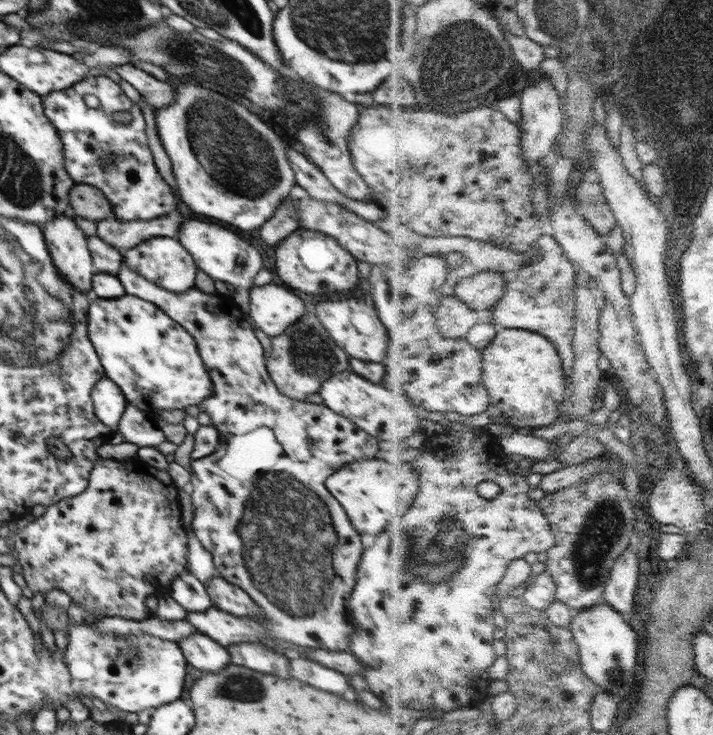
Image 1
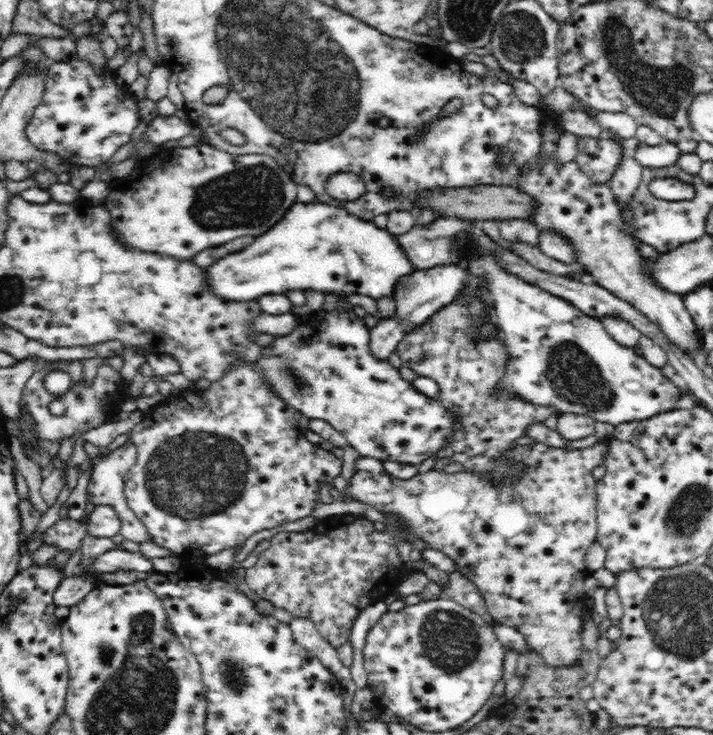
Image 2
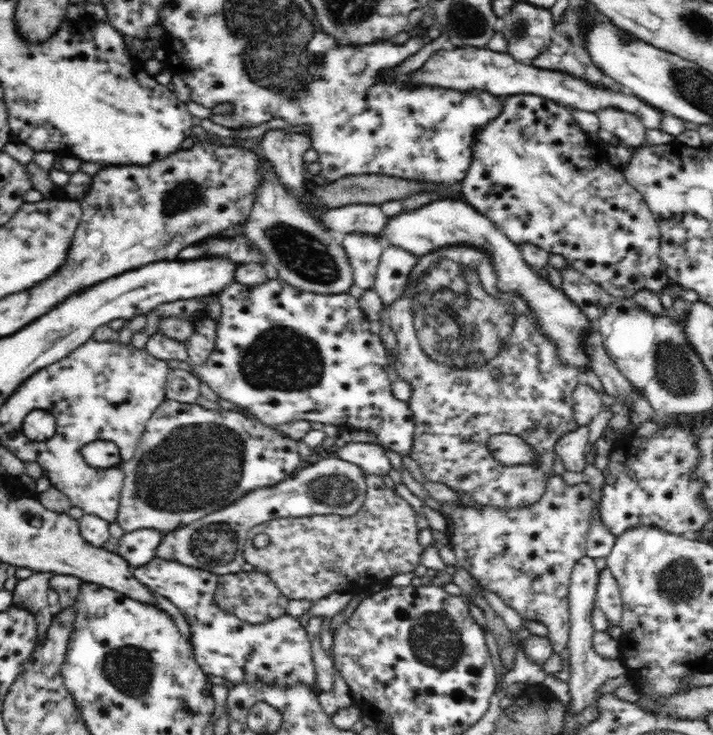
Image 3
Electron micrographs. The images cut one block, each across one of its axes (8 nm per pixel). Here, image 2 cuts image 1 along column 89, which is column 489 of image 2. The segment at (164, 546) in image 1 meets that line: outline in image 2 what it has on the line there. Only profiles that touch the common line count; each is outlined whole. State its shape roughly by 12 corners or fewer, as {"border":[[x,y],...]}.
{"border":[[543,442],[343,498],[456,563],[489,619],[576,666],[609,446]]}

